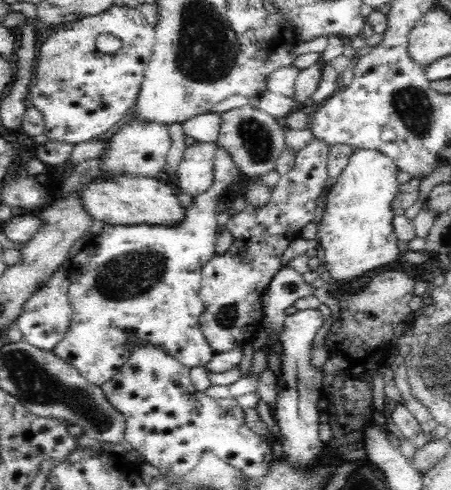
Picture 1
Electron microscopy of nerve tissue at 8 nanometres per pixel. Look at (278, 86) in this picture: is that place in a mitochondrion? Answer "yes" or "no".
no

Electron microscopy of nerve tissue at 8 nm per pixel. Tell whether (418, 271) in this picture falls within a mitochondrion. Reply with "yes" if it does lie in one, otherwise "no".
no

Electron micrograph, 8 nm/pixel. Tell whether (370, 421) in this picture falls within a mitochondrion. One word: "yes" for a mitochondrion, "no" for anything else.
no

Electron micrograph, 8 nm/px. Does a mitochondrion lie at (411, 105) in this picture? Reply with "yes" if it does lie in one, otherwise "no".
yes

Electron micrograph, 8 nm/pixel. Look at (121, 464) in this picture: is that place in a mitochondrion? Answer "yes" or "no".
no

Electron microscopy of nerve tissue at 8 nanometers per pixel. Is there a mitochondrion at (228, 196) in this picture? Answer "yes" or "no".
no

